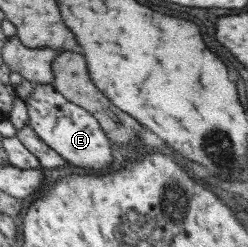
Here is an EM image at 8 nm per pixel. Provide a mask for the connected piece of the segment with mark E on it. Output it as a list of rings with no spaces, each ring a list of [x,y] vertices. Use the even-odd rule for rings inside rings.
[[[31,83],[32,90],[24,100],[27,125],[63,160],[82,169],[103,169],[112,163],[110,141],[98,121],[82,107],[67,101],[52,84]]]

